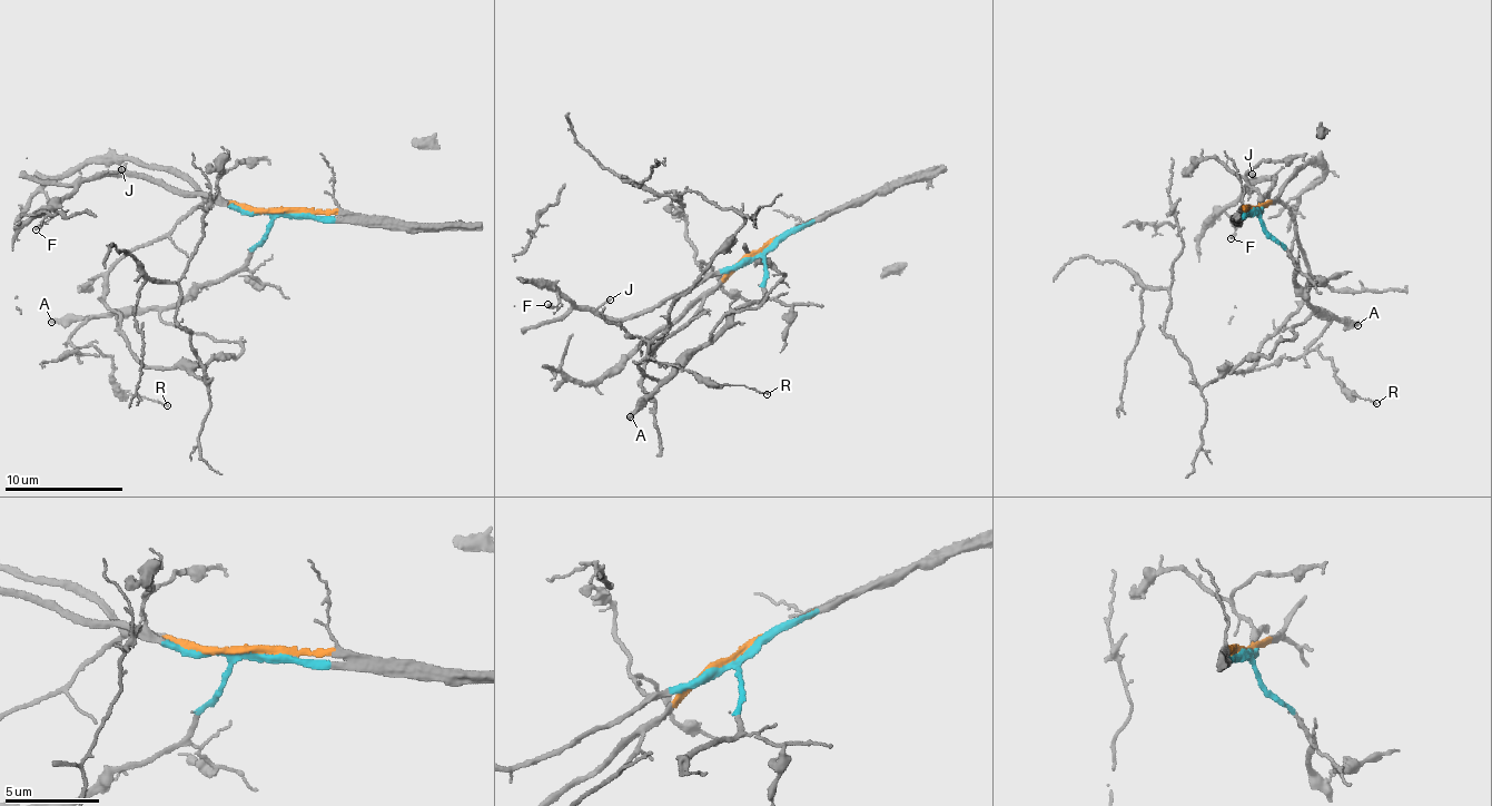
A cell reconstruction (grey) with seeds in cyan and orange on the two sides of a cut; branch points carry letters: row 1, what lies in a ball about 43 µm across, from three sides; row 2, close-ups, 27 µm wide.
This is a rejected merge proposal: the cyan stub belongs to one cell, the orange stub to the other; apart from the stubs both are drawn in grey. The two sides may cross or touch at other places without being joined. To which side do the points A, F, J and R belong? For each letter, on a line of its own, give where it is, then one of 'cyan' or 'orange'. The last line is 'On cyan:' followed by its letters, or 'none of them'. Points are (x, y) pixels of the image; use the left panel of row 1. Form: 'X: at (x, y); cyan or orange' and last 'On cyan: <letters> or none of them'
A: at (51, 322); cyan
F: at (36, 229); cyan
J: at (121, 169); cyan
R: at (167, 405); cyan
On cyan: A, F, J, R

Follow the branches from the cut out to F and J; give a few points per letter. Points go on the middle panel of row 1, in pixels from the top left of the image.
F: (768, 248), (623, 320), (601, 318), (590, 310), (575, 310), (557, 293), (555, 307), (547, 304)
J: (768, 248), (623, 320), (606, 318), (599, 310), (611, 298)

